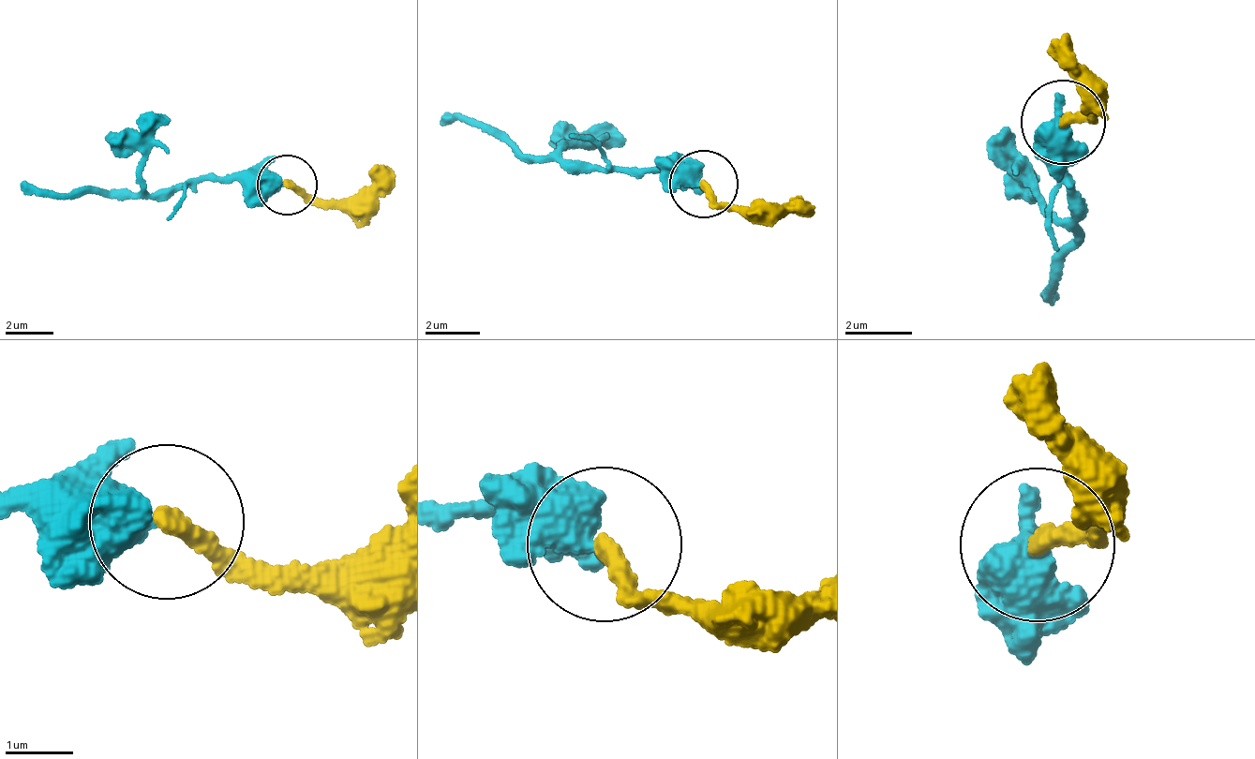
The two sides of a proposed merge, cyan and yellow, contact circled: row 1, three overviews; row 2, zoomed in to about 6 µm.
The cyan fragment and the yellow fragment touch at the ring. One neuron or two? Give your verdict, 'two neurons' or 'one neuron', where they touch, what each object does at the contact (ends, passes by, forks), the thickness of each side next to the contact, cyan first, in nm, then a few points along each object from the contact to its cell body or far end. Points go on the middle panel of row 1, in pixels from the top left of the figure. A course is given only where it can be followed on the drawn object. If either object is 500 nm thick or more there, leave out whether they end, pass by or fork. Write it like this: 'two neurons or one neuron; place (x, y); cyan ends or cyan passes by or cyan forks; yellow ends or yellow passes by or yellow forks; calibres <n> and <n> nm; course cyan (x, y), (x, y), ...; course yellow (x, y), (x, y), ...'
two neurons; place (704, 184); calibres 600 and 300 nm; course cyan (703, 183), (654, 171), (542, 165), (467, 123), (440, 122); course yellow (703, 183), (736, 207), (815, 207)

